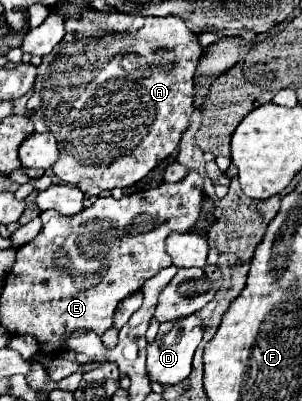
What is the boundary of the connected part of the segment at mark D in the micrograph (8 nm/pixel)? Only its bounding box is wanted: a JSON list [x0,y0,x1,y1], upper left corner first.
[147,315,203,383]

